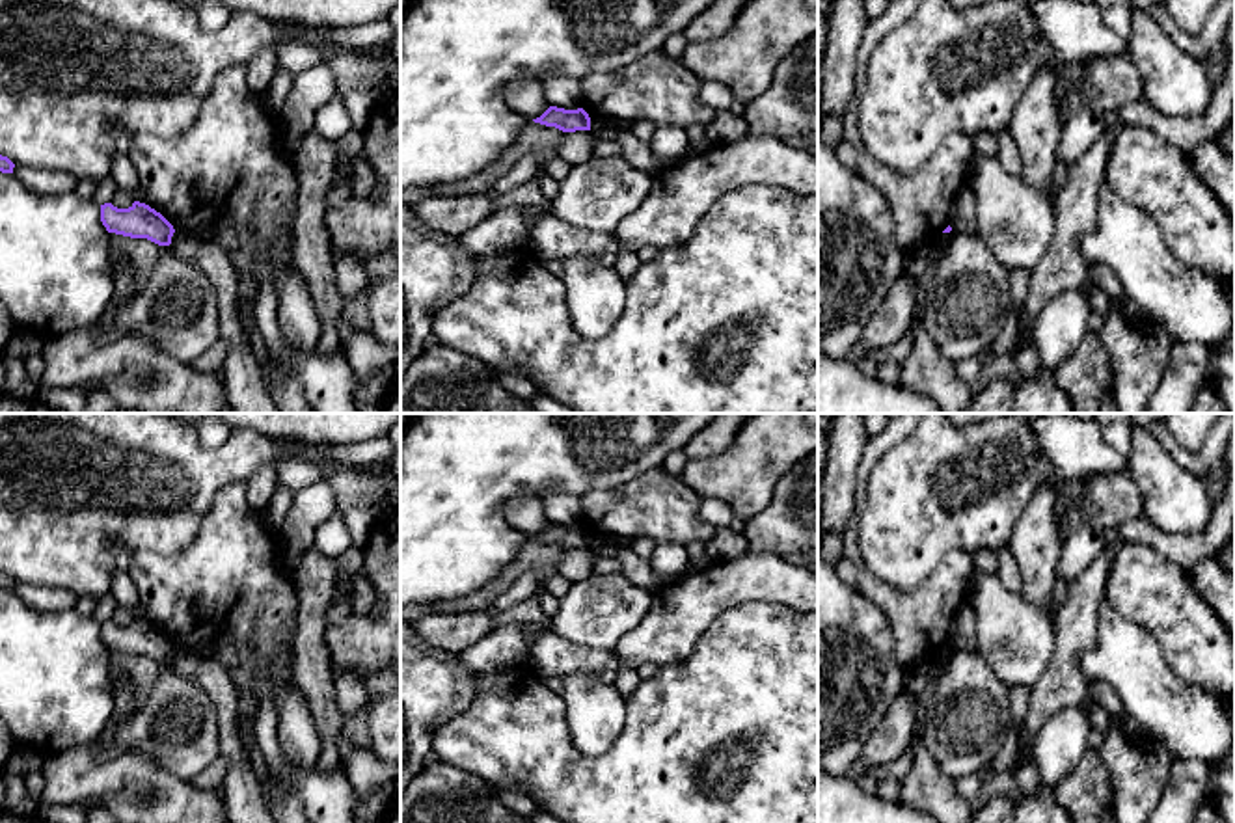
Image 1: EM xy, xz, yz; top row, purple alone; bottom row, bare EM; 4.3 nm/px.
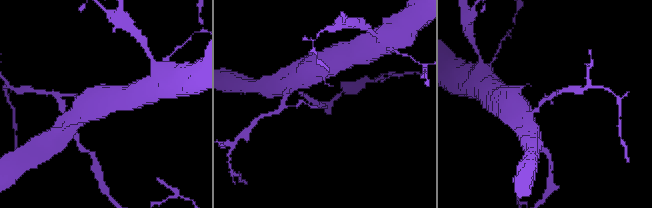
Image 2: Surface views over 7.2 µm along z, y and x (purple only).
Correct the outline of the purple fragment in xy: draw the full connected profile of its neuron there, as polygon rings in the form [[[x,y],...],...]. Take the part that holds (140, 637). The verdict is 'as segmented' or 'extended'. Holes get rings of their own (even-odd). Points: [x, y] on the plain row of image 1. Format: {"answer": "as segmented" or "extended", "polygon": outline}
{"answer": "as segmented", "polygon": [[[140,618],[129,626],[117,626],[112,620],[101,622],[101,639],[108,650],[147,655],[158,663],[170,663],[175,650],[160,629]]]}

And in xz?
{"answer": "as segmented", "polygon": [[[550,523],[535,540],[555,544],[563,549],[590,547],[590,534],[583,525],[564,527]]]}

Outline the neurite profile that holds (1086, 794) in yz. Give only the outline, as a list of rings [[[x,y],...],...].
[[[1088,747],[1077,767],[1054,788],[1073,823],[1103,823],[1114,810],[1114,784],[1101,749]]]

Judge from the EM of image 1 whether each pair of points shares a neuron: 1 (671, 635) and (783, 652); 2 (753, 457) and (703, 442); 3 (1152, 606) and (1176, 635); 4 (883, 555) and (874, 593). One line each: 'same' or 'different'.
1: different
2: different
3: same
4: different

